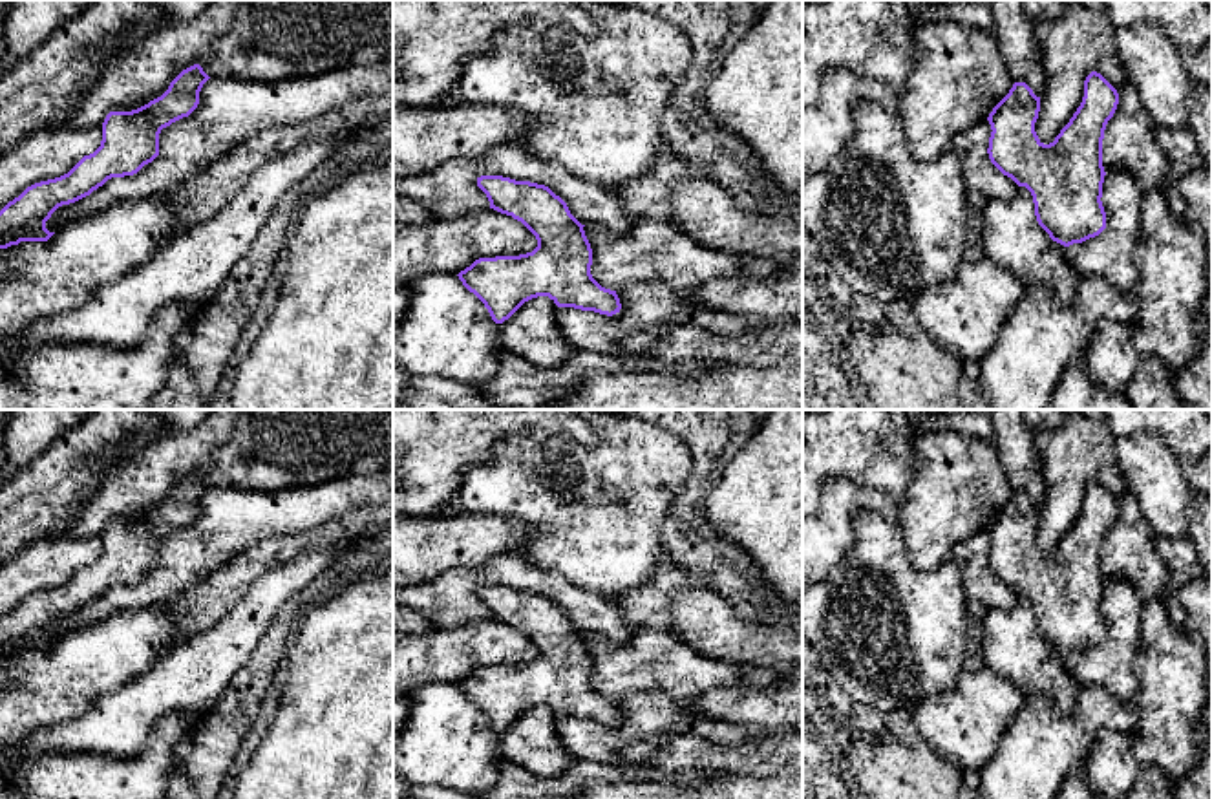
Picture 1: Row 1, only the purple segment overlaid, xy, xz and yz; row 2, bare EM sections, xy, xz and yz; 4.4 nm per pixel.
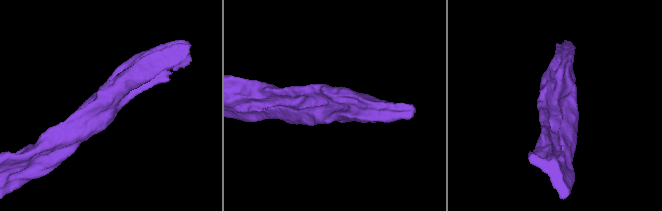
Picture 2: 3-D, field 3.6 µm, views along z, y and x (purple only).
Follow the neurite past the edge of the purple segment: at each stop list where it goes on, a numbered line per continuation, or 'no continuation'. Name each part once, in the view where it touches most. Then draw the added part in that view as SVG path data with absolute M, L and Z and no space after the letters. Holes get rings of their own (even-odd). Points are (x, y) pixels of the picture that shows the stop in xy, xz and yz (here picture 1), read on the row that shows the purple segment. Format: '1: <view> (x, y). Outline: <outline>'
no continuation

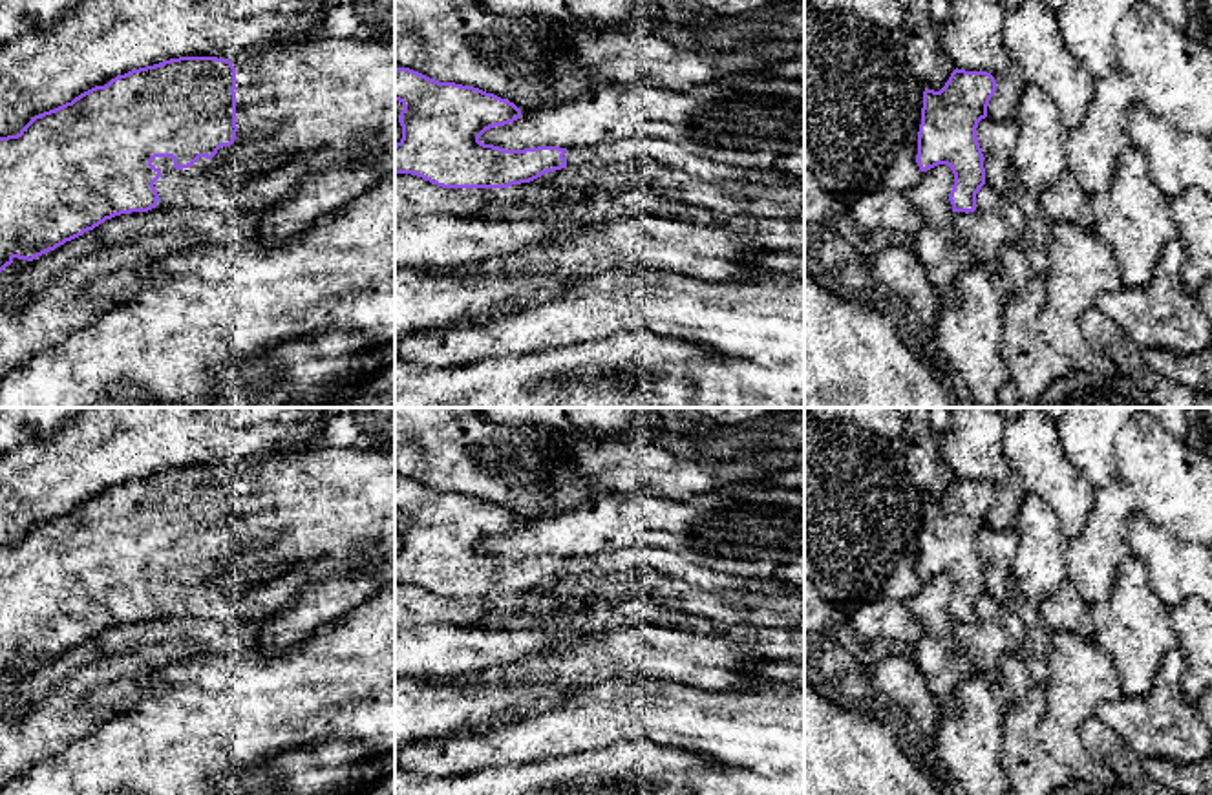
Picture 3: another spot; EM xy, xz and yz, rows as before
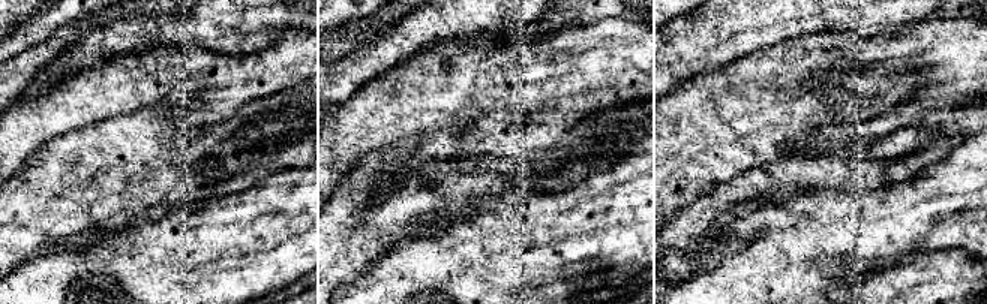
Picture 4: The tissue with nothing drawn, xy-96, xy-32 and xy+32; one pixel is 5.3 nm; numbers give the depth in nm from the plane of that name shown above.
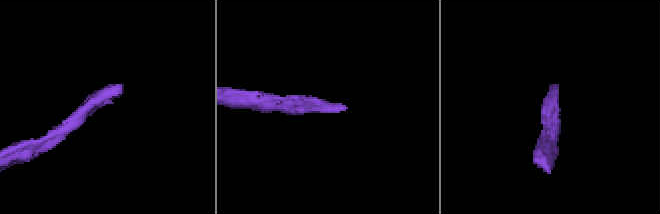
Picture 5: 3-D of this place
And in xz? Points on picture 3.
1: xz (574, 156). Outline: M567 148L565 155L567 166L579 166L583 163L583 148Z

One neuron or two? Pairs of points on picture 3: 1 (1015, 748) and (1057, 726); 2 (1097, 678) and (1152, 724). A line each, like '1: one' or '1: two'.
1: two
2: two

